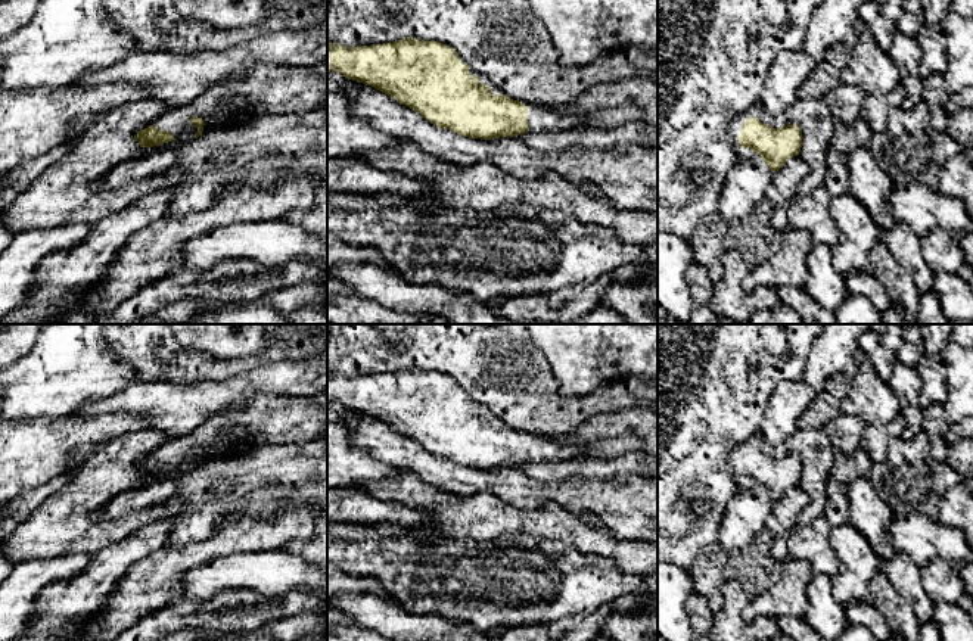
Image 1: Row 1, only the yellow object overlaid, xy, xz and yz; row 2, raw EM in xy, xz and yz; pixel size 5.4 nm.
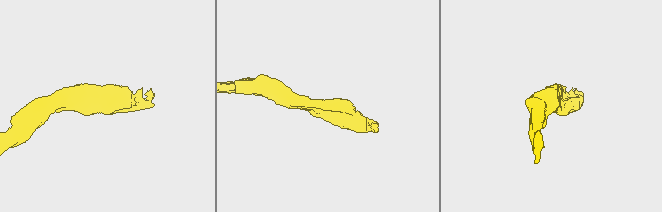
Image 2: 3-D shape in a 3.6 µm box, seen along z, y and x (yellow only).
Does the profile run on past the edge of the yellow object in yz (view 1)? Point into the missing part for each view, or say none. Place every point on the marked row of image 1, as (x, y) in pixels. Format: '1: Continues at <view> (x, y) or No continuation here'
1: Continues at yz (734, 127)

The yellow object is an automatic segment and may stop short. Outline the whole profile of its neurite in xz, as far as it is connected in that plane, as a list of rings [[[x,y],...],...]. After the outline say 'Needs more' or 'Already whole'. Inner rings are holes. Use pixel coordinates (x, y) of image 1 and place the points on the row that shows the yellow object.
[[[407,37],[392,43],[357,47],[343,47],[327,40],[327,72],[341,72],[348,80],[372,85],[398,103],[417,111],[433,125],[469,139],[491,140],[587,127],[585,116],[560,115],[551,106],[510,99],[466,65],[453,47],[435,40]]]. Needs more

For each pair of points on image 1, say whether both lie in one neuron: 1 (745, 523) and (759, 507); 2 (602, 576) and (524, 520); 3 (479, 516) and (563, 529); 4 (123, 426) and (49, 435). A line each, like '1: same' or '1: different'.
1: same
2: different
3: same
4: same

